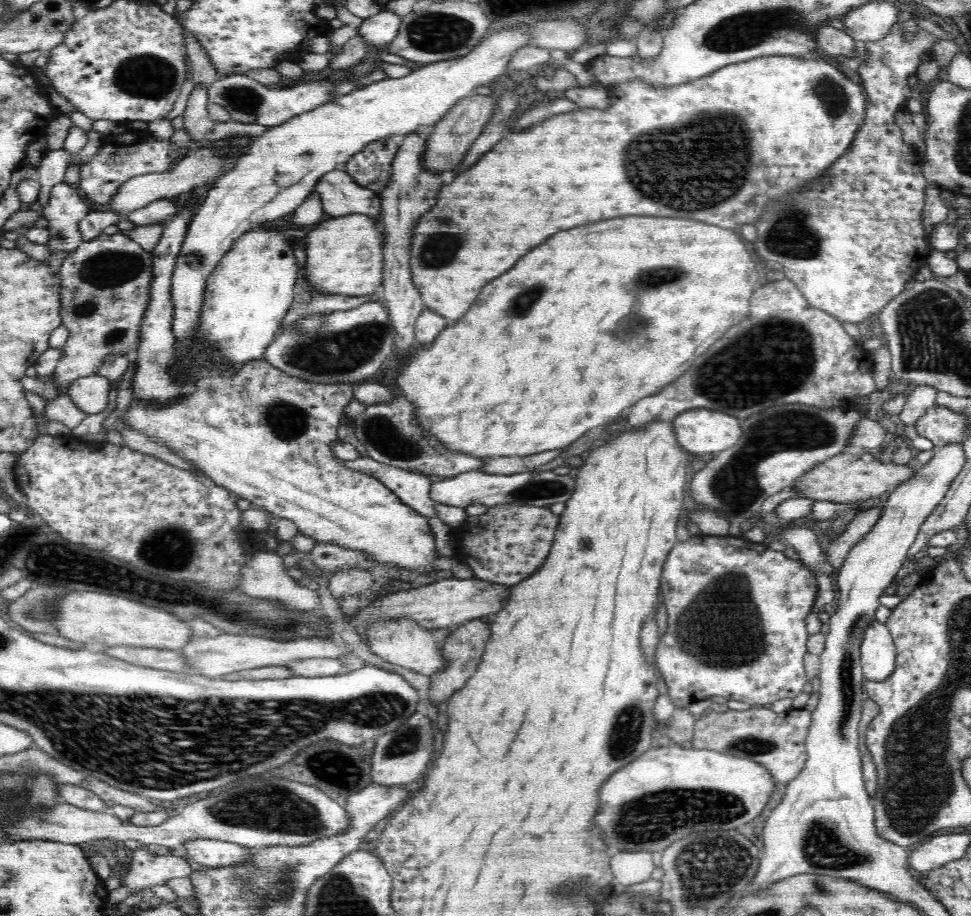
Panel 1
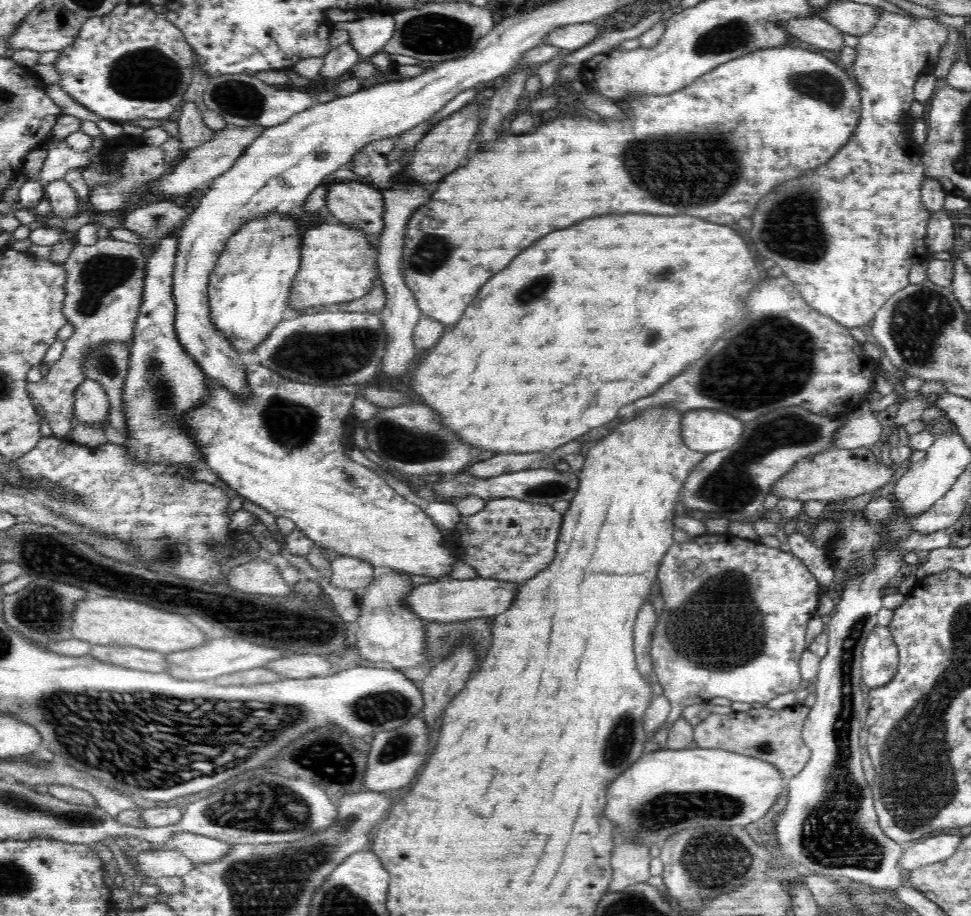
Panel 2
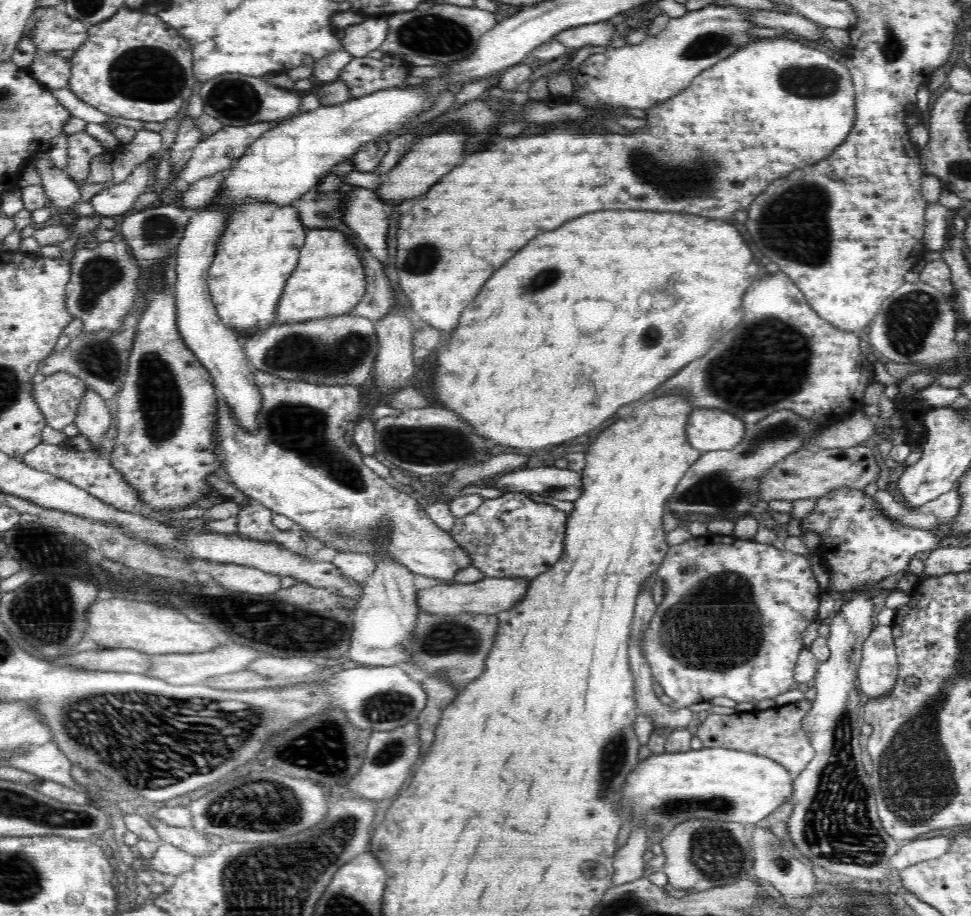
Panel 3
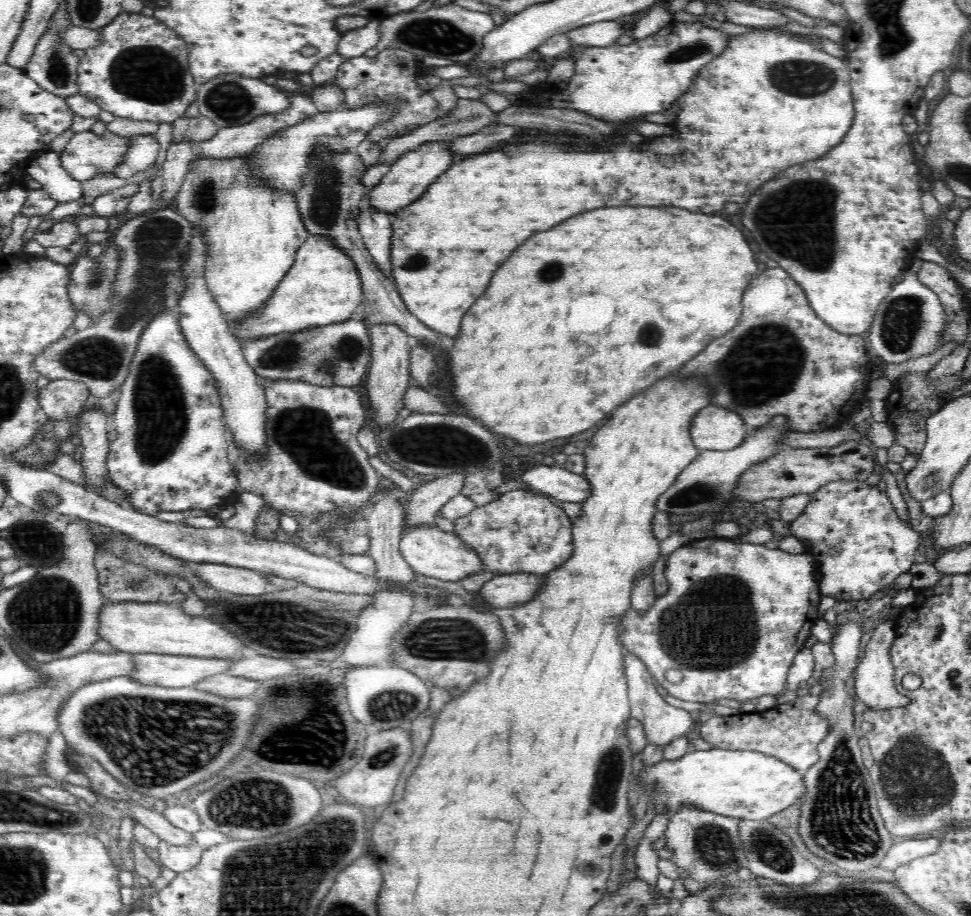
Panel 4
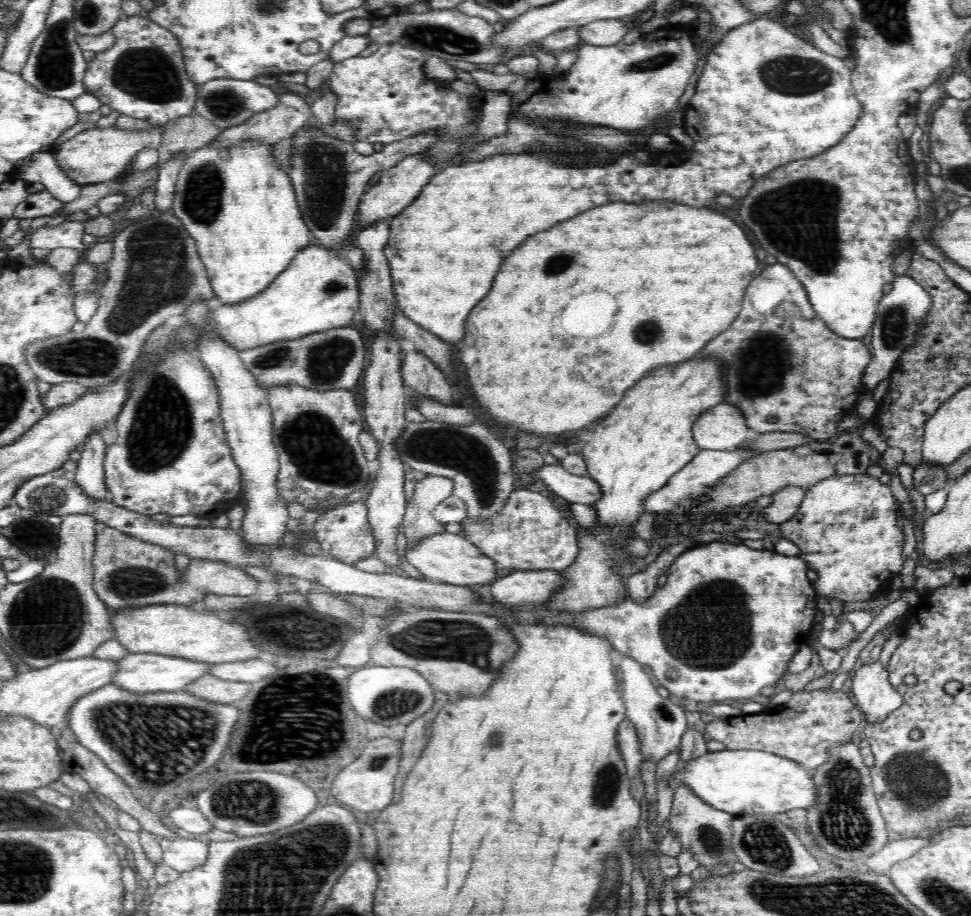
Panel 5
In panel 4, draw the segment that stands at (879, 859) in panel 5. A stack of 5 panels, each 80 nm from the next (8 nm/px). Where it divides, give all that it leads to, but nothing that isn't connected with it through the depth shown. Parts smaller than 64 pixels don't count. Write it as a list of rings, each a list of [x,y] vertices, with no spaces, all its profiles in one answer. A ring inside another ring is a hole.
[[[932,836],[926,839],[905,838],[896,840],[890,846],[890,850],[886,852],[886,858],[882,860],[882,870],[894,872],[900,866],[912,862],[914,858],[936,854],[938,848],[940,848],[940,836]]]

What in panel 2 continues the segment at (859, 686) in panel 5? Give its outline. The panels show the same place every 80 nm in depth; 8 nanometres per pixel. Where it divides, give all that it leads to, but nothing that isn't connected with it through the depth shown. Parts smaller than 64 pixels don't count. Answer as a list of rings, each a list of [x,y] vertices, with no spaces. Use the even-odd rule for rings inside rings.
[[[876,625],[863,648],[862,682],[868,688],[884,686],[899,666],[899,650],[888,627]]]

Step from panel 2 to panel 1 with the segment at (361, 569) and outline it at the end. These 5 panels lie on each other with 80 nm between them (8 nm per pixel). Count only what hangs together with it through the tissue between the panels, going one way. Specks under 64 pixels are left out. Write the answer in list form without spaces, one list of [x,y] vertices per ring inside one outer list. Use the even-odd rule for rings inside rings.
[[[346,568],[342,572],[330,575],[328,590],[336,600],[348,598],[348,596],[361,595],[374,582],[371,572],[358,570],[357,568]]]

